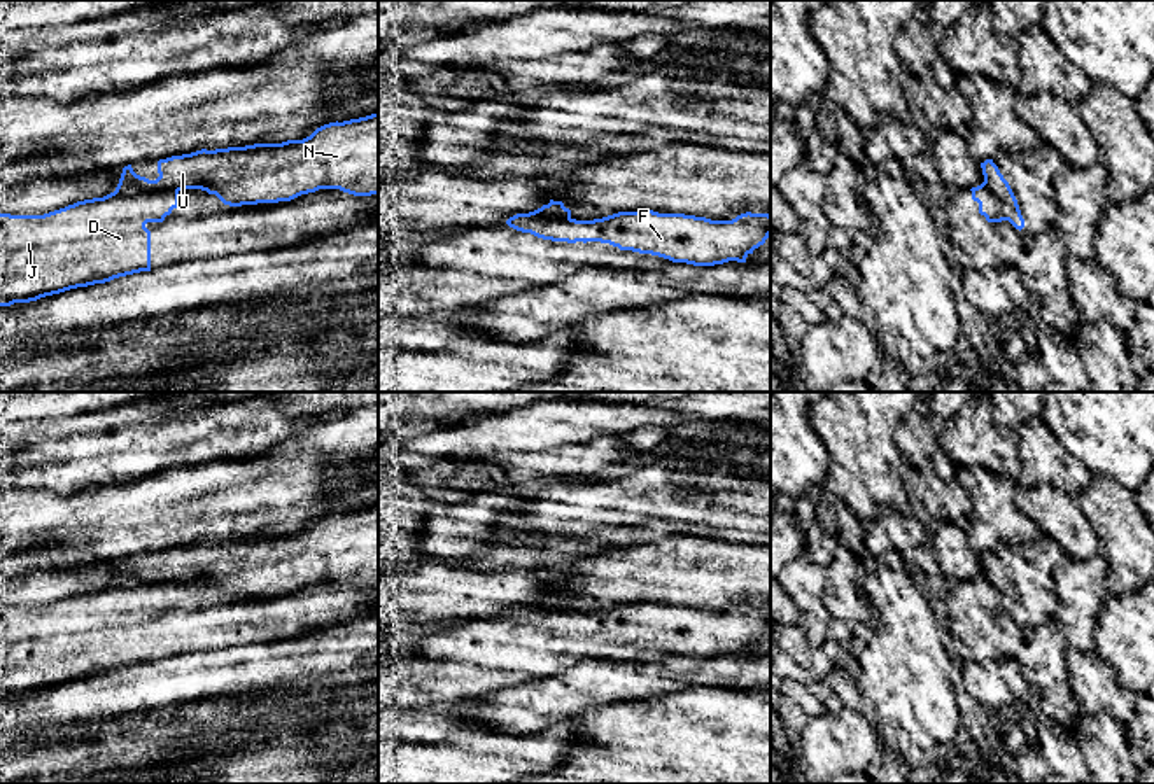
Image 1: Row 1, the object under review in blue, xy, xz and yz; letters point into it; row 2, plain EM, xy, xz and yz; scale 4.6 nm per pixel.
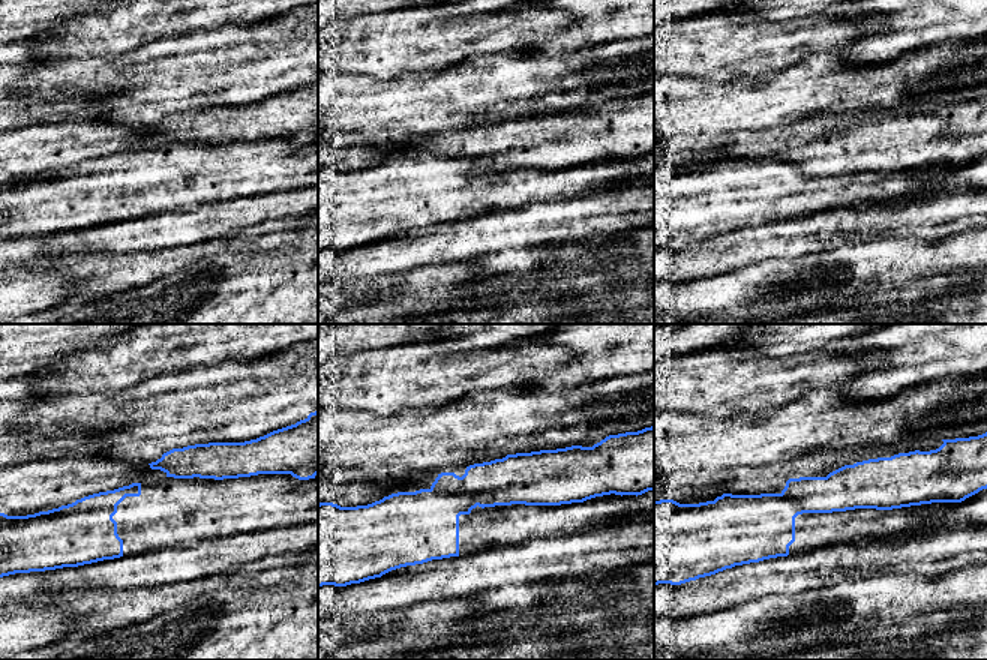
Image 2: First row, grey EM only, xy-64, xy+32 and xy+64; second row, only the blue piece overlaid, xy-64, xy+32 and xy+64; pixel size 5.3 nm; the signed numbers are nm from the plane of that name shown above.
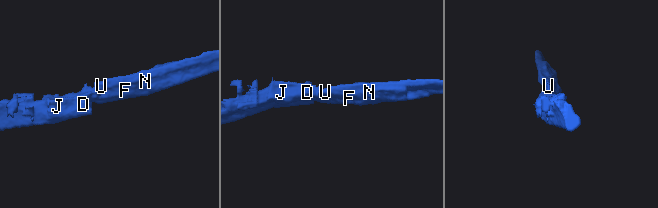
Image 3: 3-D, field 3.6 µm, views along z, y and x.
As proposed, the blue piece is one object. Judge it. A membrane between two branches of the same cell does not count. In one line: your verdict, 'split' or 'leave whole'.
split

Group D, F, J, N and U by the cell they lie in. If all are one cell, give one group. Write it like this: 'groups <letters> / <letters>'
groups D J / F N U

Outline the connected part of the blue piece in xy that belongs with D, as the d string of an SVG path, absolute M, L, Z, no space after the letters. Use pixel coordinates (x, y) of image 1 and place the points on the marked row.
M179 191L110 192L77 201L44 215L0 214L0 306L30 303L77 287L105 284L119 276L151 271L151 231L147 222L163 222L179 206Z

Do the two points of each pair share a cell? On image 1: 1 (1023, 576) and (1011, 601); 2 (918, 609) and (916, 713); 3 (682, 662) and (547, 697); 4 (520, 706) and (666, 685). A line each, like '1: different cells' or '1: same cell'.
1: same cell
2: same cell
3: same cell
4: same cell

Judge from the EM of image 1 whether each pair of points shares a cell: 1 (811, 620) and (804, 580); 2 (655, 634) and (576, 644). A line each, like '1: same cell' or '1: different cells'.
1: same cell
2: same cell

